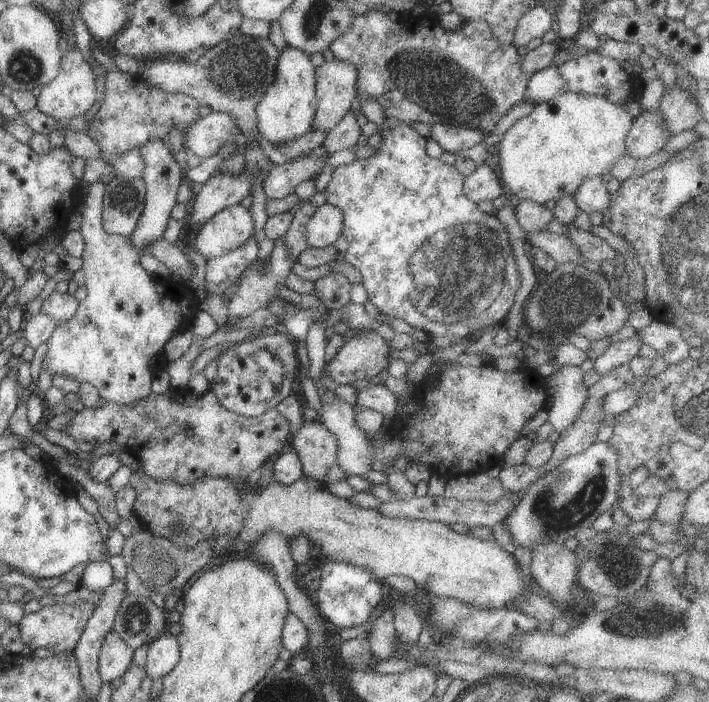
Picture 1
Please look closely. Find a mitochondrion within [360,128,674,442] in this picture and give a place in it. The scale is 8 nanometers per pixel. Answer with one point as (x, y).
(464, 248)

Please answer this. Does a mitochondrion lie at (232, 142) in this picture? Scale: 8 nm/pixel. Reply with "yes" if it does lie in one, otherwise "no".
no

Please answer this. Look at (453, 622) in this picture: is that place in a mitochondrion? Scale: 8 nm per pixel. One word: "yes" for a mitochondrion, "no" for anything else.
yes

